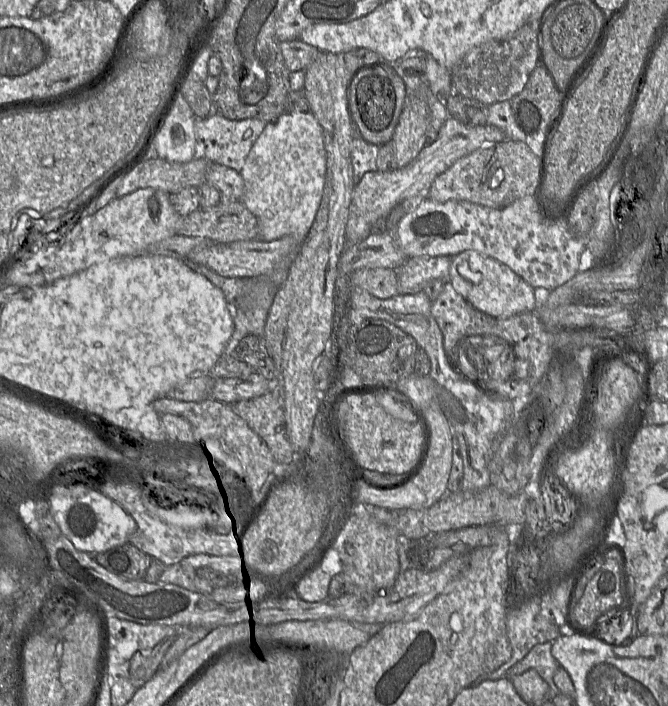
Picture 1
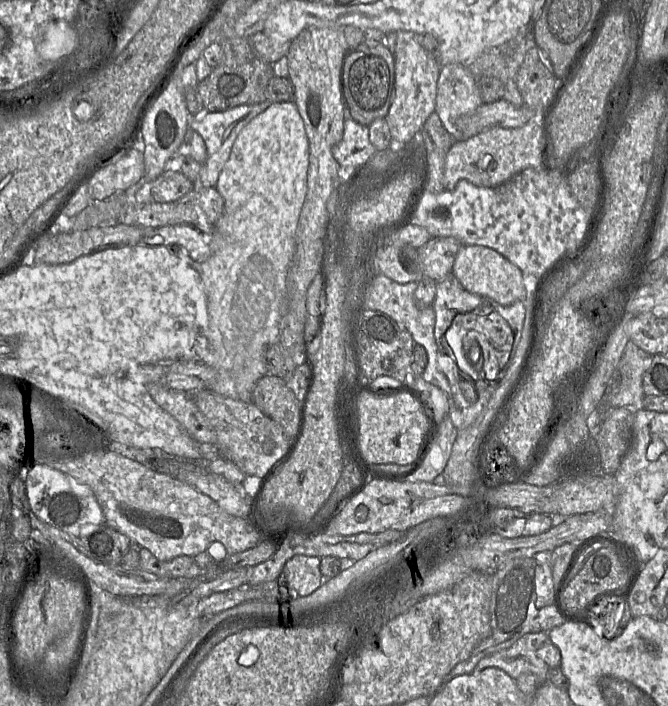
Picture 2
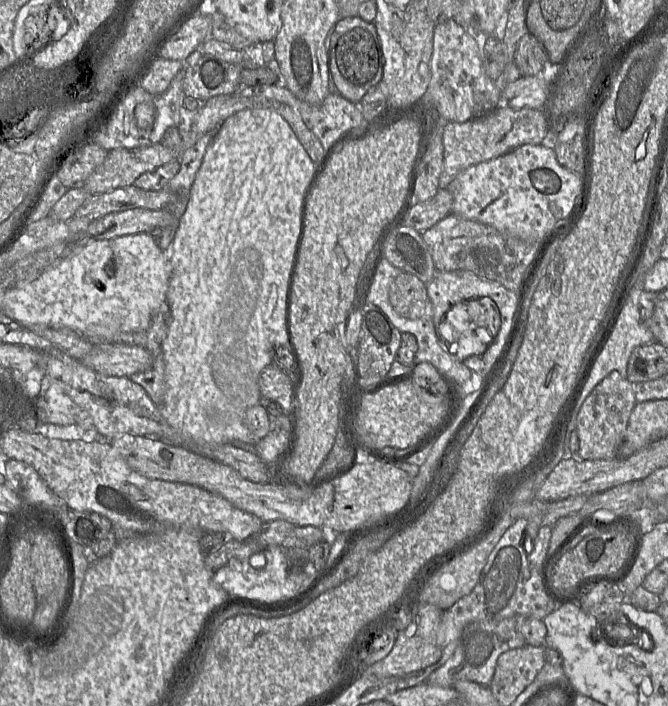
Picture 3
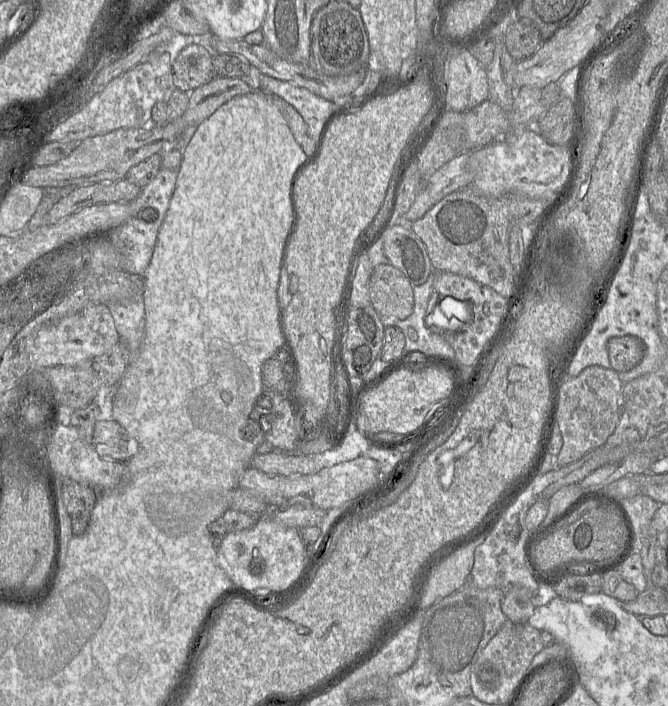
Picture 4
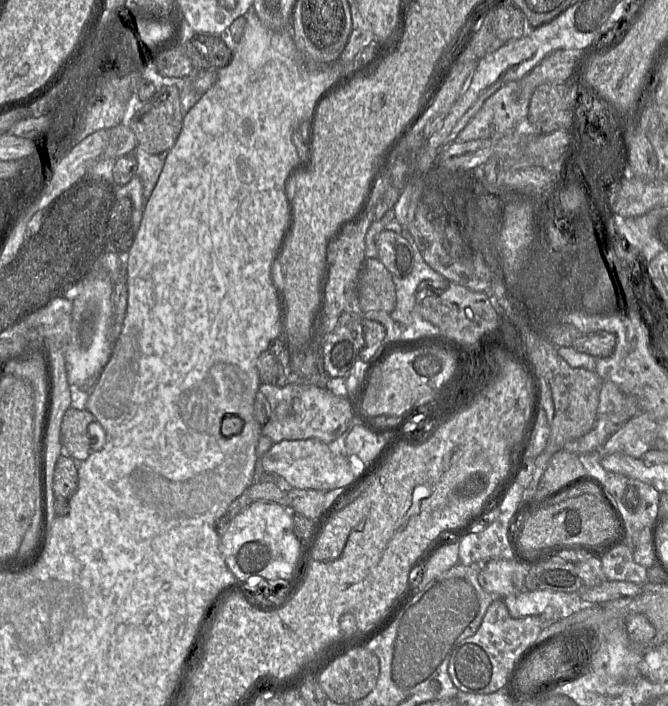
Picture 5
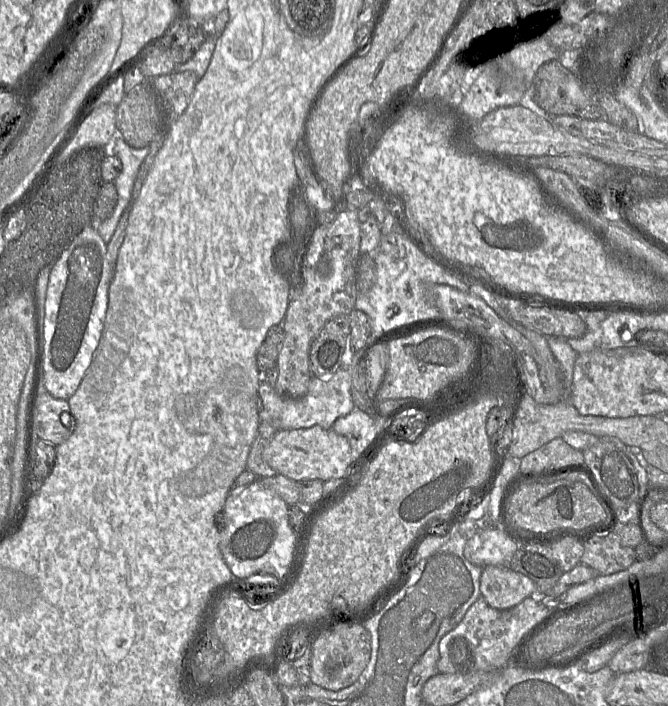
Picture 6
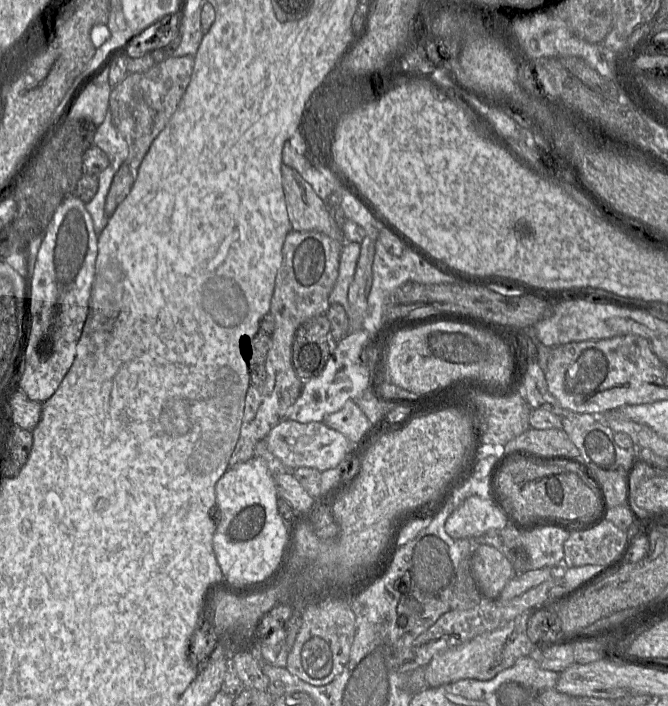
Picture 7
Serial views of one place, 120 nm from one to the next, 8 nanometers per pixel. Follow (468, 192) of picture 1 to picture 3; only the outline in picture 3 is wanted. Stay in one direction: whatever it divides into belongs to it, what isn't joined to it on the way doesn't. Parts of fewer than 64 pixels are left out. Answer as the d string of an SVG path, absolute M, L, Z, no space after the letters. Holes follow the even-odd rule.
M502 102L493 111L470 121L447 122L443 128L444 162L440 188L447 187L464 169L499 157L522 145L548 144L550 126L545 109L513 109Z

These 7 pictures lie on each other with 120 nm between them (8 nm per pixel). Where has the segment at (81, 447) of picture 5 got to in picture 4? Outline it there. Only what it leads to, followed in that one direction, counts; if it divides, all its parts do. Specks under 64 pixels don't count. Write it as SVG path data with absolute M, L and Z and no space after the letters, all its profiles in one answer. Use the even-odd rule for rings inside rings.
M106 419L96 423L93 445L102 457L123 464L126 464L138 450L138 442L135 438L116 421Z

